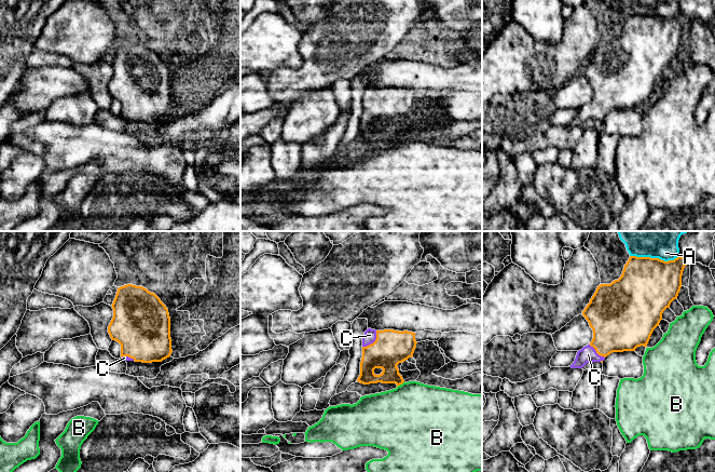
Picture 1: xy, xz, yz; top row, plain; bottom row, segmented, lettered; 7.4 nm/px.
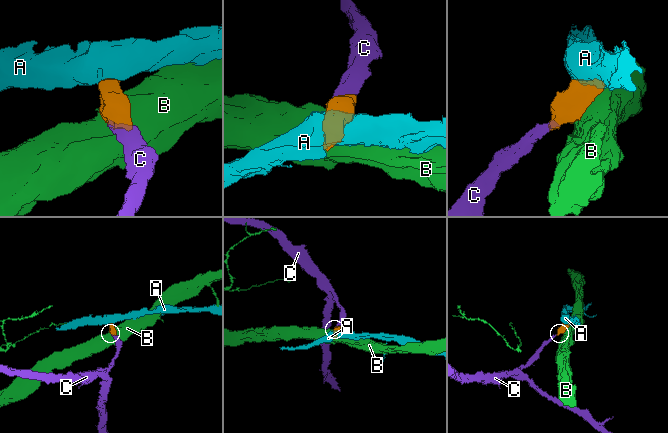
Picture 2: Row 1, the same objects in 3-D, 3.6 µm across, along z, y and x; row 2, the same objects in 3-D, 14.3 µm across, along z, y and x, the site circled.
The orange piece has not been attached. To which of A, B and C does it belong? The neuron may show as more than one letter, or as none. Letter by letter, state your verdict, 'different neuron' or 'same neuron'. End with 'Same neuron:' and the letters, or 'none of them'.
A: different neuron
B: different neuron
C: same neuron
Same neuron: C

